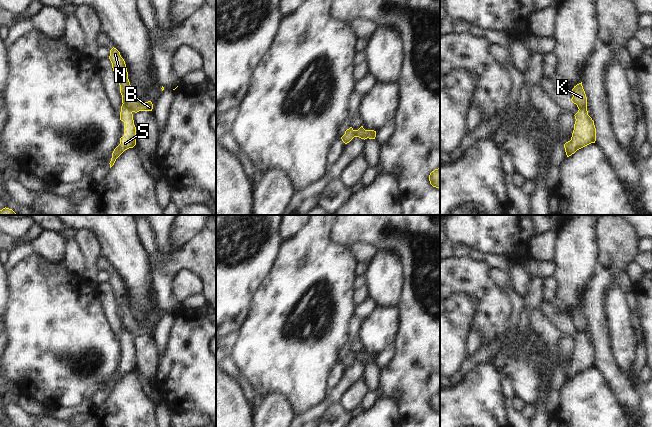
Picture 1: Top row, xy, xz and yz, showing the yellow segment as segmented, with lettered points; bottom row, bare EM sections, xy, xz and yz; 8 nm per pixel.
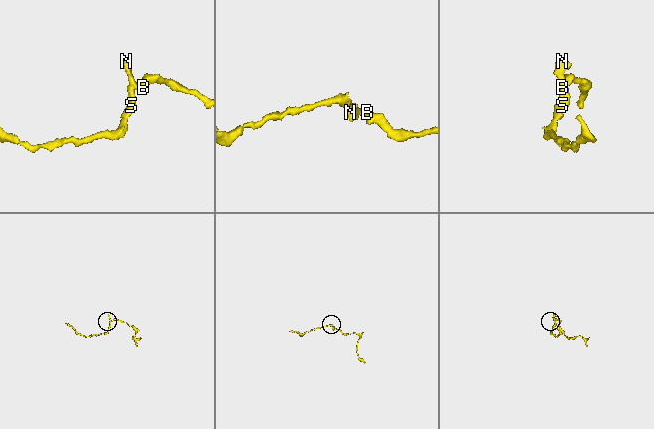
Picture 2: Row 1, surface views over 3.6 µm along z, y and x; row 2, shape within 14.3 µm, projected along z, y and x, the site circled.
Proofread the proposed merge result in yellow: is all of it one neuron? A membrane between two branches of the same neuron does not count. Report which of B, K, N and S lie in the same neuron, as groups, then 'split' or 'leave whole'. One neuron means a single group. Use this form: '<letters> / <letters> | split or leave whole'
B K N / S | split

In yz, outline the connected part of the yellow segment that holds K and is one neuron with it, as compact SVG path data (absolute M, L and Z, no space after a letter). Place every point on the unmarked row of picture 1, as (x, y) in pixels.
M582 306L574 310L572 313L571 325L577 329L578 333L584 333L587 331L587 321L582 310Z

